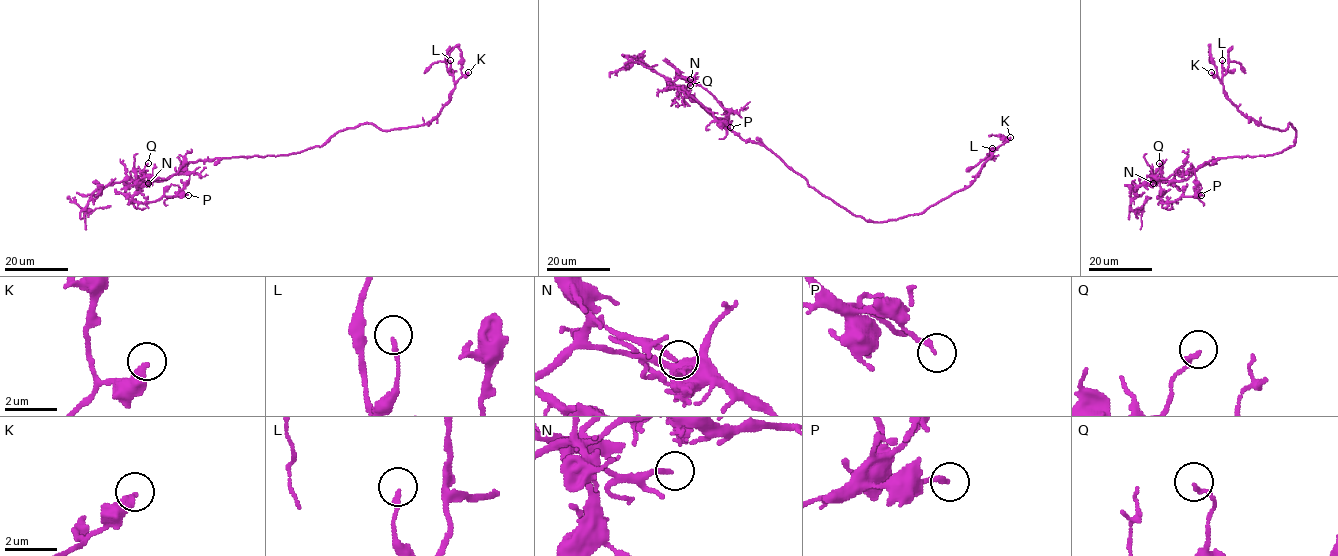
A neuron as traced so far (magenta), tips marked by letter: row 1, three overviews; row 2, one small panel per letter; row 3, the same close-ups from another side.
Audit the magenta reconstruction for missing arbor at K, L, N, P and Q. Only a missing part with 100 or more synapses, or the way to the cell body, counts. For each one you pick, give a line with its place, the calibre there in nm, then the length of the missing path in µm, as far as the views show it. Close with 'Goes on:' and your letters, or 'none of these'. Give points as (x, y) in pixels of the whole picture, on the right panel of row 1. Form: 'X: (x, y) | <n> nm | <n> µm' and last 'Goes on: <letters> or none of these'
Goes on: none of these

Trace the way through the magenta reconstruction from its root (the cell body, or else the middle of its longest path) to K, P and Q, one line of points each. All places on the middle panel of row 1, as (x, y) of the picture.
K: (824, 196), (873, 222), (918, 214), (966, 188), (992, 153), (1010, 137)
P: (824, 196), (768, 149), (743, 140), (680, 86), (675, 87), (683, 88), (718, 121), (730, 127)
Q: (824, 196), (768, 149), (743, 140), (709, 114), (684, 90), (690, 85)

